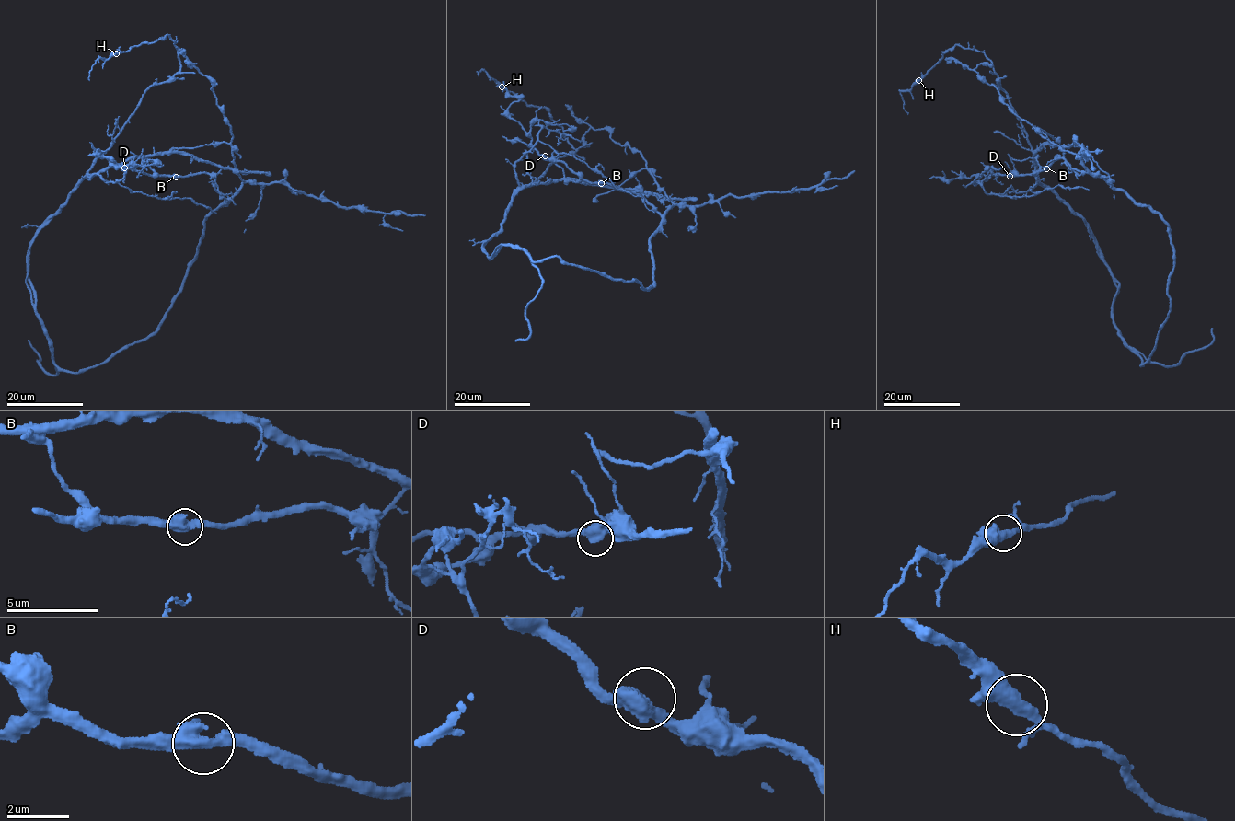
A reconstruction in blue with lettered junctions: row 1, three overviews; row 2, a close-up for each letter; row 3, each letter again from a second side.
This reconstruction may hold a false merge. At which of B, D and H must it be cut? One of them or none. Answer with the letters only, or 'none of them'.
none of them

